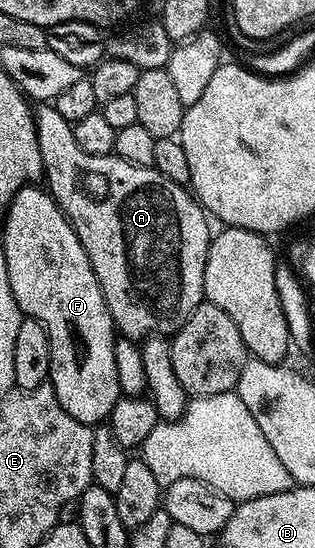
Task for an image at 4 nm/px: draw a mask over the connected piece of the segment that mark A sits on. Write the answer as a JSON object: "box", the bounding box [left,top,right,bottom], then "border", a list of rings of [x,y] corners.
{"box":[34,102,214,342],"border":[[[40,102],[35,105],[34,115],[36,118],[36,133],[38,134],[38,150],[42,150],[42,162],[44,163],[43,179],[46,183],[47,191],[51,192],[56,200],[57,206],[64,212],[64,217],[72,224],[72,229],[78,234],[78,242],[86,250],[86,258],[90,258],[90,266],[98,278],[98,286],[102,290],[102,298],[106,298],[106,306],[112,315],[112,323],[116,325],[116,331],[123,339],[143,342],[148,336],[166,336],[171,337],[183,326],[194,314],[196,307],[205,299],[204,295],[204,271],[206,270],[206,258],[208,257],[208,248],[212,244],[214,235],[213,229],[208,229],[210,223],[209,217],[203,208],[200,207],[195,195],[185,185],[170,182],[156,168],[143,168],[134,166],[126,162],[120,156],[115,154],[111,156],[95,156],[86,154],[78,142],[74,142],[73,124],[62,114],[58,114],[55,106],[48,102]]]}

